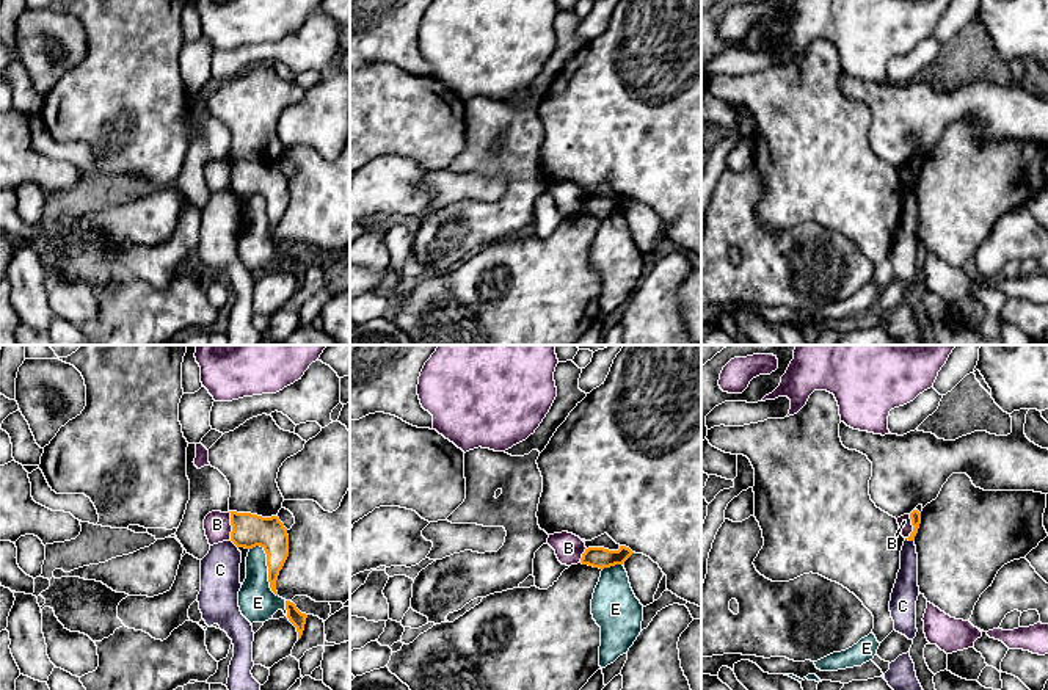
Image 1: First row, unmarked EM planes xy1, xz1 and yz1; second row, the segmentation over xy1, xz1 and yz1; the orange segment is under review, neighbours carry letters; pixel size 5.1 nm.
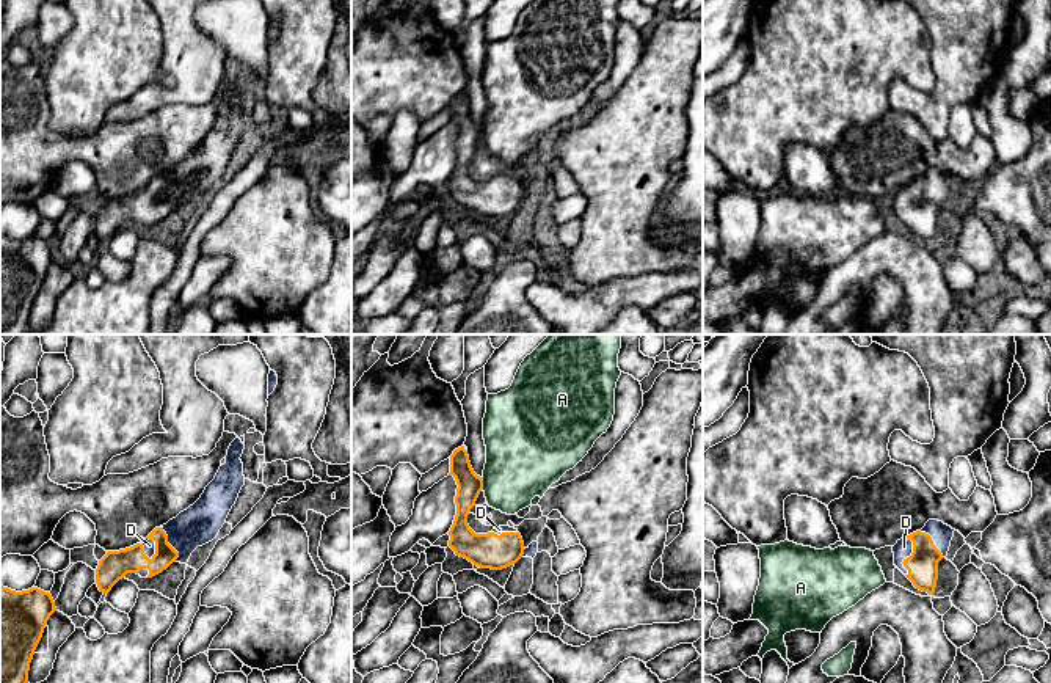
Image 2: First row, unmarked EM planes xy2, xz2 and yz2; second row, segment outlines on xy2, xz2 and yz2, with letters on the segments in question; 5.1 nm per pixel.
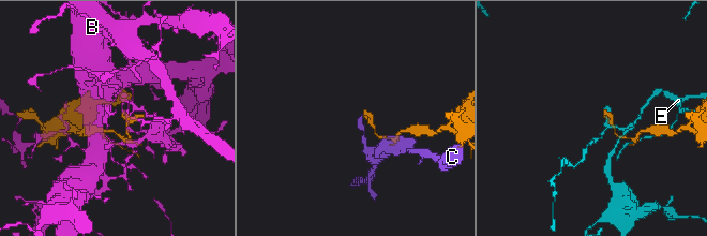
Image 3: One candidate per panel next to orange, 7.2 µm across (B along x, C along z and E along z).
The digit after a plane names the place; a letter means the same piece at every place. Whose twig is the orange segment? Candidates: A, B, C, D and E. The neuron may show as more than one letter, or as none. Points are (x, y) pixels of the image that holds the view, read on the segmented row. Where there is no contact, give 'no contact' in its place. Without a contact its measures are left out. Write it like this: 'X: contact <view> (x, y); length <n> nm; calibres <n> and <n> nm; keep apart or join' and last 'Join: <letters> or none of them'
A: contact xz2 (482, 484); length 60 nm; calibres 130 and 380 nm; keep apart
B: contact xy1 (231, 524); length 140 nm; calibres 180 and 140 nm; keep apart
C: contact yz1 (910, 540); length 50 nm; calibres 60 and 130 nm; keep apart
D: contact yz2 (910, 556); length 200 nm; calibres 160 and 90 nm; join
E: contact xy1 (269, 570); length 300 nm; calibres 180 and 190 nm; keep apart
Join: D

